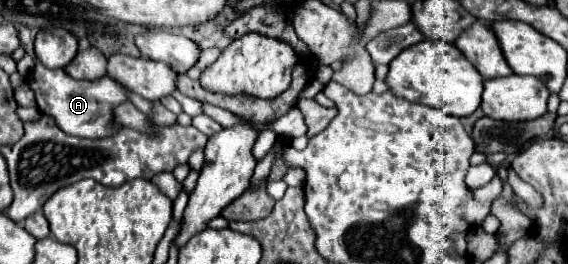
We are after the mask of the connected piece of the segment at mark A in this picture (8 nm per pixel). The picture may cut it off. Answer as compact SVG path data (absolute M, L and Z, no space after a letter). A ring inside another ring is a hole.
M36 63L28 77L28 87L34 91L36 105L42 113L52 115L58 123L58 127L74 137L84 139L102 139L110 135L112 129L112 109L126 99L126 87L120 83L114 83L114 79L96 79L96 81L76 81L68 77L62 69L48 69L42 63Z

